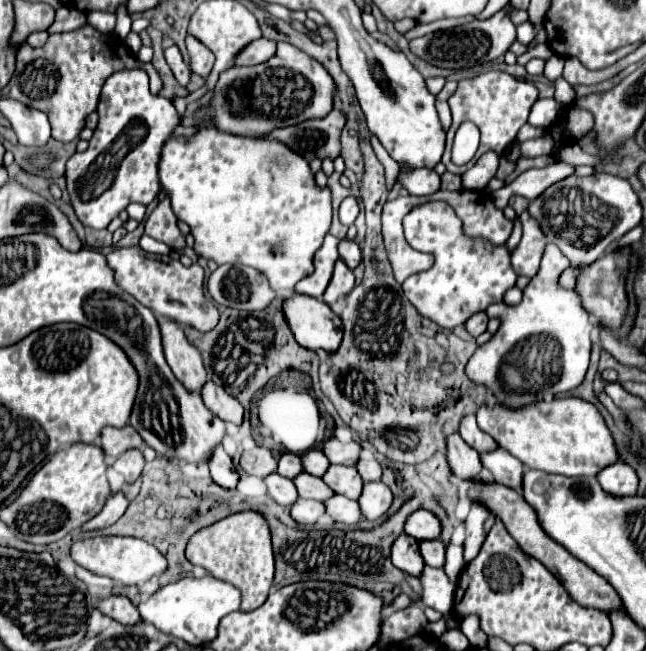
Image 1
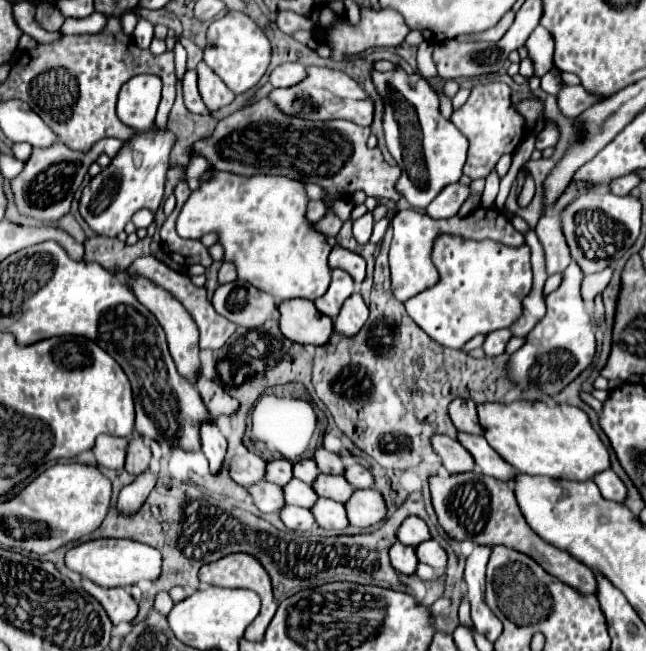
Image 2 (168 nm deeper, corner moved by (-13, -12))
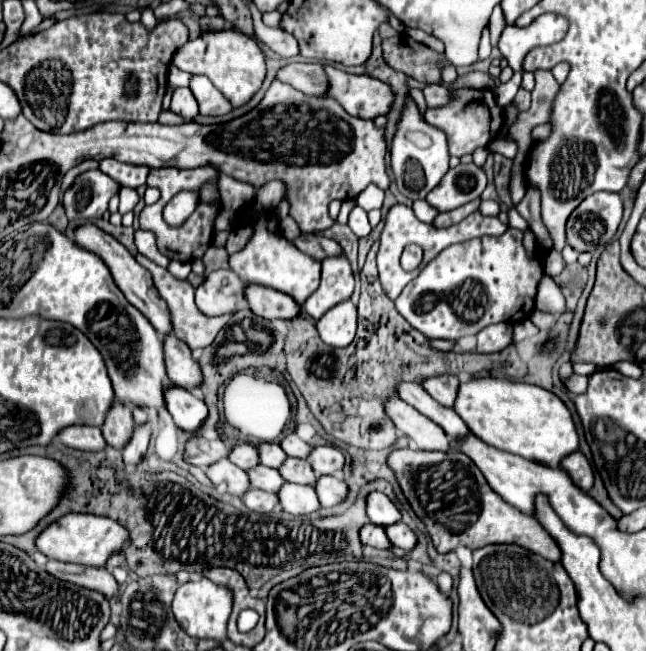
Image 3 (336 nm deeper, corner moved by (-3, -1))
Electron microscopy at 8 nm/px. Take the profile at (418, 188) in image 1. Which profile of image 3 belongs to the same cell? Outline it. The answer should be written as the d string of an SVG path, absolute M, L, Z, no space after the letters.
M460 163L442 177L438 187L434 187L426 195L426 201L438 211L450 211L480 197L484 187L486 187L486 173L474 163L470 165Z

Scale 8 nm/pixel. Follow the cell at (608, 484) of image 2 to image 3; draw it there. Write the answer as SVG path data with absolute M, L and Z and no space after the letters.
M572 453L570 457L566 457L566 461L562 461L562 467L570 473L570 477L574 479L574 483L578 487L582 487L584 491L594 487L594 469L590 465L590 461L584 457L584 453Z

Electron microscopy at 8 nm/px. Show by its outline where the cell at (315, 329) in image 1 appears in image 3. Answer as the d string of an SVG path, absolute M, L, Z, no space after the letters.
M246 285L246 299L250 303L250 309L264 319L296 319L302 311L302 307L286 293L274 291L270 287L262 285Z

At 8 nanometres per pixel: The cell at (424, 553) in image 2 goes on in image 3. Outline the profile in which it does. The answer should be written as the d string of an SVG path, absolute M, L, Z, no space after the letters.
M398 523L398 525L386 527L386 535L390 537L394 547L400 547L404 551L412 551L416 547L416 543L418 543L416 533L406 523Z

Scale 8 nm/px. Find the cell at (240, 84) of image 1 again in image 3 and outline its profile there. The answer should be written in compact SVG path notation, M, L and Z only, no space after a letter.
M324 65L328 77L328 89L322 97L334 99L354 117L374 119L376 115L386 115L392 103L392 89L368 75L352 75L336 69L334 65Z

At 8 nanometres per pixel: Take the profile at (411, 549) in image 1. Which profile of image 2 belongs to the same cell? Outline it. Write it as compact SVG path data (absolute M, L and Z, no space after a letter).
M400 542L392 544L390 548L390 560L392 560L392 566L396 570L400 570L402 574L412 574L416 570L416 554L414 554L414 548L412 546L404 546Z

